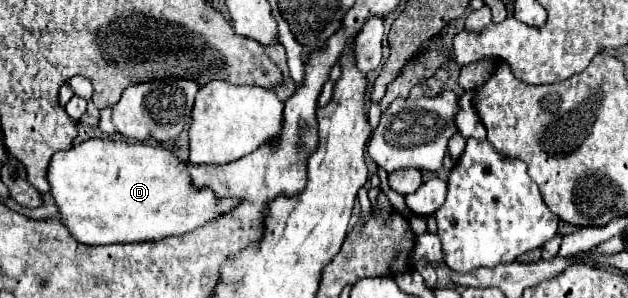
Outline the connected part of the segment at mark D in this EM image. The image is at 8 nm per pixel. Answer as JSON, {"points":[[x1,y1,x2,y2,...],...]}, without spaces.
{"points":[[90,138,66,152,56,152,48,168,48,182,52,186,52,196,60,208,62,222,78,242,90,246,150,242,174,234,186,234,226,214,230,208,234,208,234,204,242,202,238,198,216,198,210,188,194,188,194,184,190,184,188,162,180,160,174,152,160,144,132,144,108,138]]}

